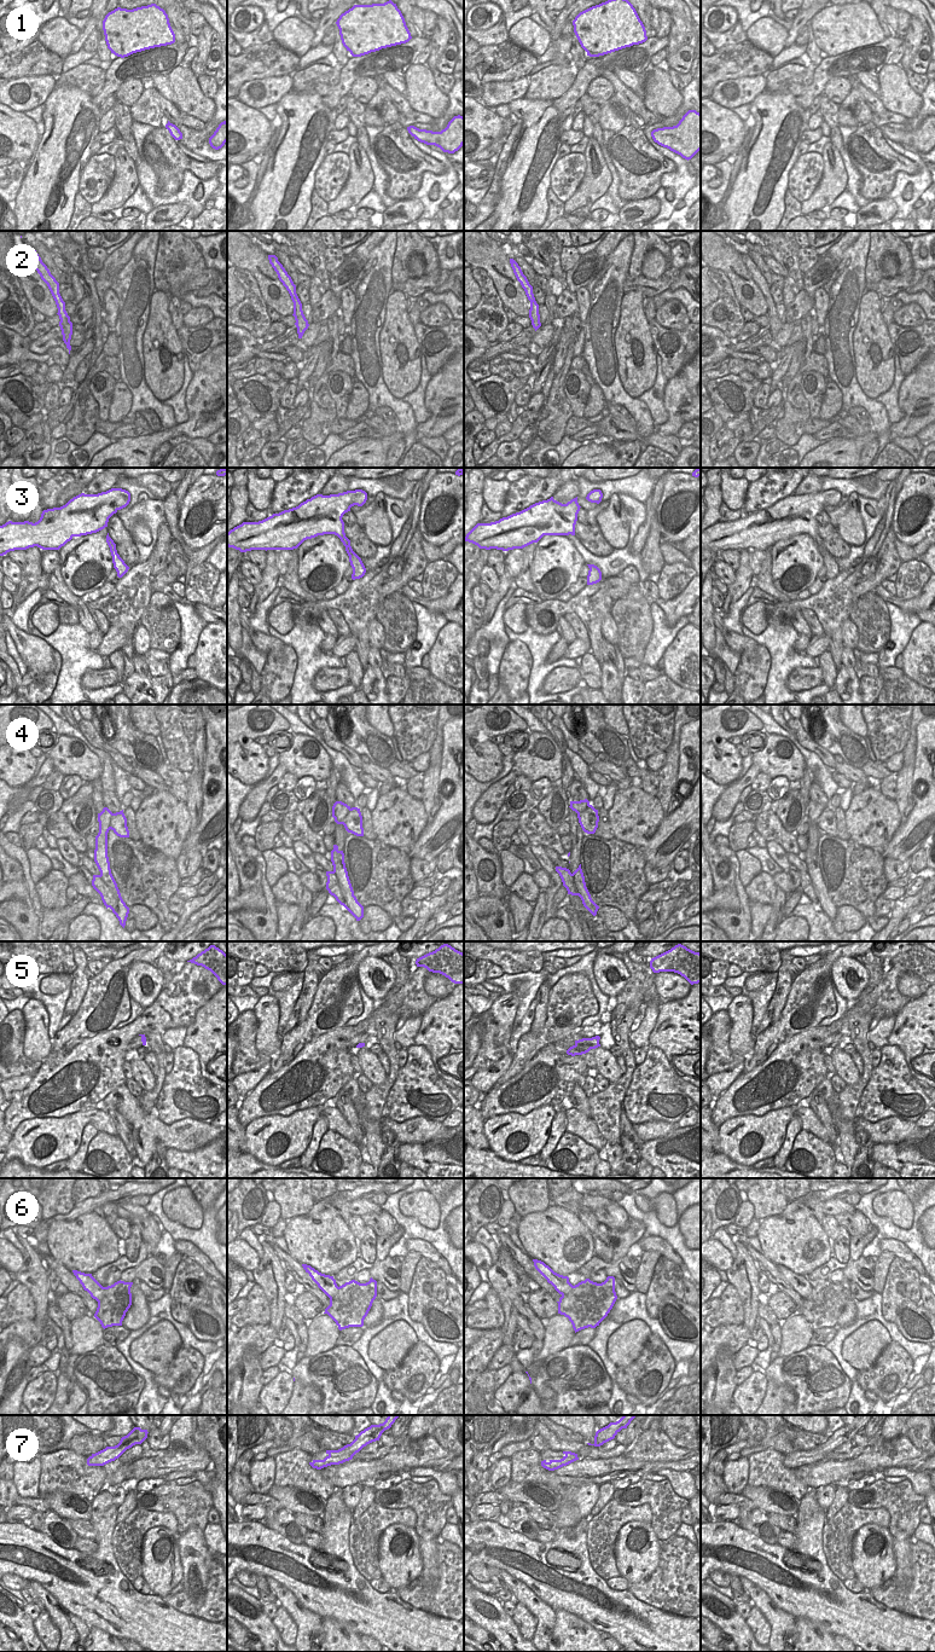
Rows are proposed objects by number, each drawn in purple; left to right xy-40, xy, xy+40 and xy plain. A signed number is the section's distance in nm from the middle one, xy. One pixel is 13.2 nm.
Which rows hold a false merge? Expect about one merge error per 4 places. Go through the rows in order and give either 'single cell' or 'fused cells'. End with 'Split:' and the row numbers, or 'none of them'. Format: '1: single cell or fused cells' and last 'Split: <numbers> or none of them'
1: single cell
2: single cell
3: single cell
4: fused cells
5: single cell
6: fused cells
7: fused cells
Split: 4, 6, 7

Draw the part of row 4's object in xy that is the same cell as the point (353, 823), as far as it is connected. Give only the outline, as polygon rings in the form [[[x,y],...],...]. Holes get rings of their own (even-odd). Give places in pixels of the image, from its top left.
[[[350,808],[349,813],[344,818],[344,828],[348,833],[352,833],[356,836],[364,836],[362,816],[360,808]]]

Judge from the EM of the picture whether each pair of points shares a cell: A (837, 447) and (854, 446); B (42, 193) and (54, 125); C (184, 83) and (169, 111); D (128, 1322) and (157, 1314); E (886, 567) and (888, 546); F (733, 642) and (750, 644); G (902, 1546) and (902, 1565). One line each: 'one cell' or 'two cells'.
A: one cell
B: one cell
C: two cells
D: two cells
E: one cell
F: one cell
G: one cell

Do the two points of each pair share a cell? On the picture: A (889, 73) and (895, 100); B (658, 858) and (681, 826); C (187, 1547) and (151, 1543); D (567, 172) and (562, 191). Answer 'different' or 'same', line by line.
A: same
B: same
C: different
D: same

